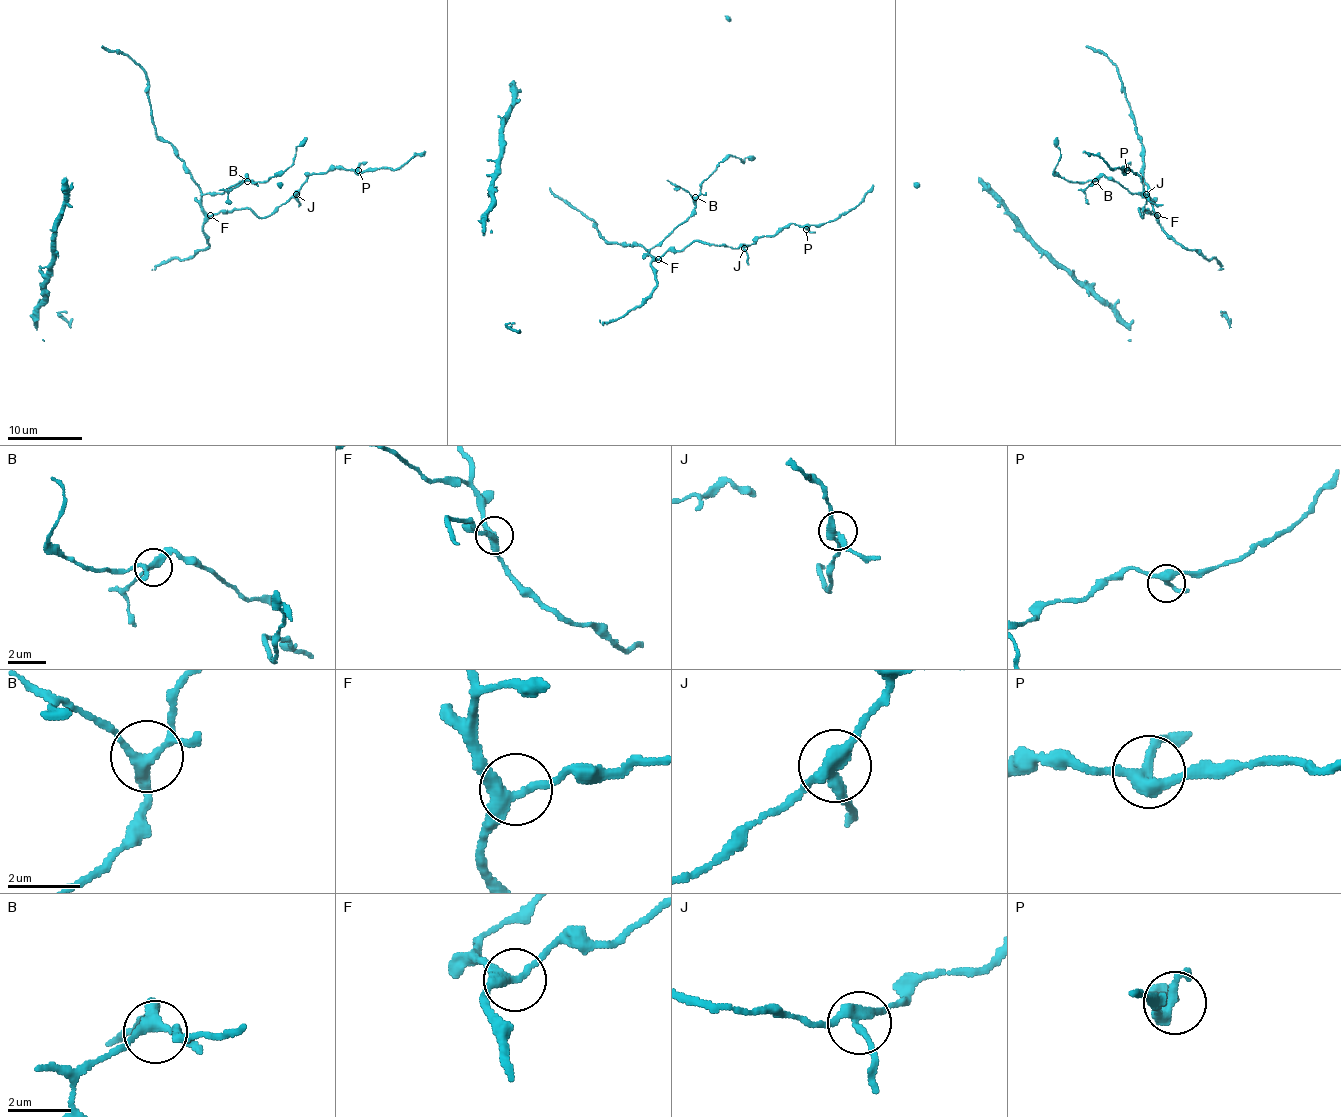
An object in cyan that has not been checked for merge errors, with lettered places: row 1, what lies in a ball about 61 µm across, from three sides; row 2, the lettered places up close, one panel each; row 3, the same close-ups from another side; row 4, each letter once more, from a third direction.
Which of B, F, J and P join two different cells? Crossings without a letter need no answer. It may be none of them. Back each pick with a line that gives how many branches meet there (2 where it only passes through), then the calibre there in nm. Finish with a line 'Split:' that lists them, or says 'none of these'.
Split: none of these

